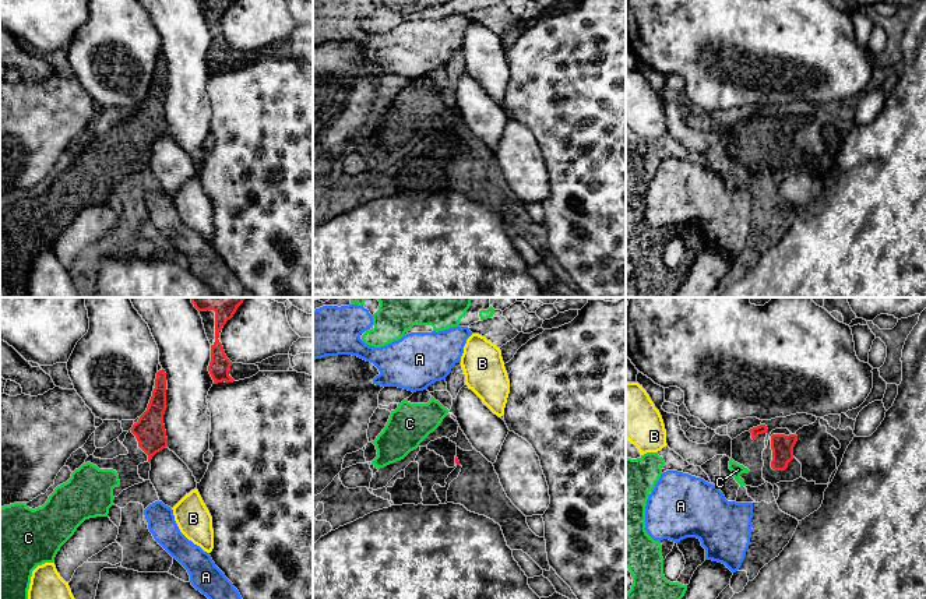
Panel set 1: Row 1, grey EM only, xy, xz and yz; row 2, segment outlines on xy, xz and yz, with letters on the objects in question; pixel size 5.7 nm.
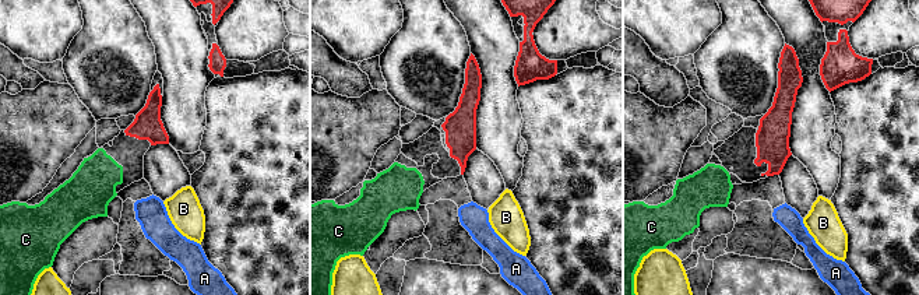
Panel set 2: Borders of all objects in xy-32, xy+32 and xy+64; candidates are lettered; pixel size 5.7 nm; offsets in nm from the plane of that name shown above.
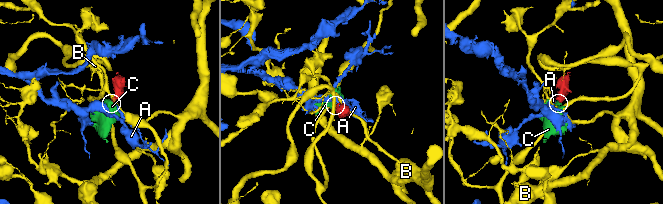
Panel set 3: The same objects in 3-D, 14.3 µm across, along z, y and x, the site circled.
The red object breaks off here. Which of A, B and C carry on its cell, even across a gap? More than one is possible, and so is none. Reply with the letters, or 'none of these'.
C

